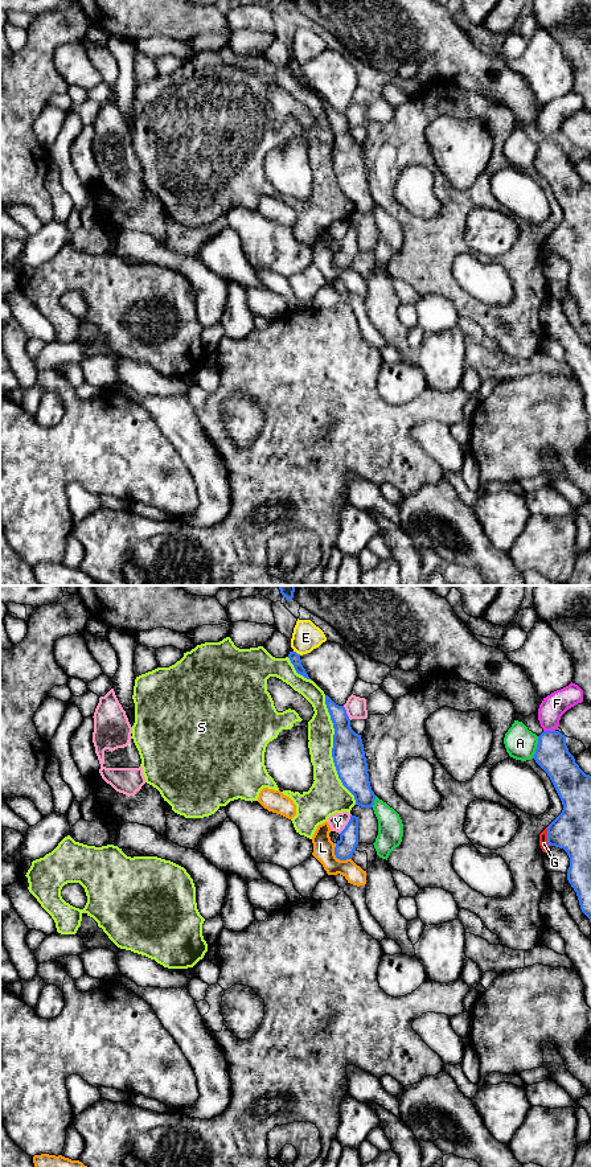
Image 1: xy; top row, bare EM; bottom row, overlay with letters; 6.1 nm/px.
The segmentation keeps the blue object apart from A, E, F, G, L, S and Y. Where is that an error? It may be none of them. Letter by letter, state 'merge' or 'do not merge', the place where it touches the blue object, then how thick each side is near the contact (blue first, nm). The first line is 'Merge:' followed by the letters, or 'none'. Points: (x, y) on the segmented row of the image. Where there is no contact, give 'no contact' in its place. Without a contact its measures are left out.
Merge: none
A: do not merge; meets blue in xy at (537, 747); 200 nm thick on the blue side, 190 nm on the other
E: do not merge; meets blue in xy at (296, 653); 70 nm thick on the blue side, 170 nm on the other
F: do not merge; meets blue in xy at (549, 731); 200 nm thick on the blue side, 150 nm on the other
G: do not merge; meets blue in xy at (548, 835); 240 nm thick on the blue side, 50 nm on the other
L: do not merge; meets blue in xy at (337, 858); 120 nm thick on the blue side, 130 nm on the other
S: do not merge; meets blue in xy at (332, 750); 200 nm thick on the blue side, 190 nm on the other
Y: do not merge; meets blue in xy at (348, 824); 120 nm thick on the blue side, 110 nm on the other

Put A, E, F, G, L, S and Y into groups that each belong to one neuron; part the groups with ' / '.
A / E / F / G / L / S / Y

